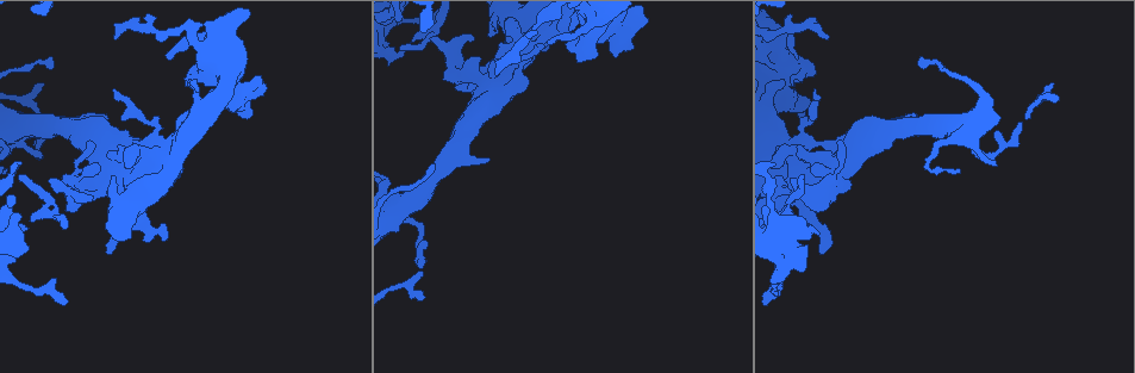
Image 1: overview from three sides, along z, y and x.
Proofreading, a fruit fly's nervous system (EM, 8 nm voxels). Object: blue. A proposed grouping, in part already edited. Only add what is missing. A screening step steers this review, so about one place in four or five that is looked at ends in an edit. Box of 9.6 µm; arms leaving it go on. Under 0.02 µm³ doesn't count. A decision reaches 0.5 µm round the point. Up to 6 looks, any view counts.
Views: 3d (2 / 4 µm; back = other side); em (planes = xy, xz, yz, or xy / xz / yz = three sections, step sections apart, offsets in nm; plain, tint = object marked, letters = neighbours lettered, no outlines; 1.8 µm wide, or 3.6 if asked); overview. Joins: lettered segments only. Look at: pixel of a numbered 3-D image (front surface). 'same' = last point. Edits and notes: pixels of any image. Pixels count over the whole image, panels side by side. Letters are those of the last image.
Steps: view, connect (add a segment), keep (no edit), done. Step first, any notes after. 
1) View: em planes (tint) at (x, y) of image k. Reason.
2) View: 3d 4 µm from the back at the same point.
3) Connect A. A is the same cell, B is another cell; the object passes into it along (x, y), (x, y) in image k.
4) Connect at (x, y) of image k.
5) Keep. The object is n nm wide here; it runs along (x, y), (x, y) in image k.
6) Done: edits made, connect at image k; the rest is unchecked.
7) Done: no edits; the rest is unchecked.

View: em xy step 4 (letters) at (115, 37) of image 1. An open end.

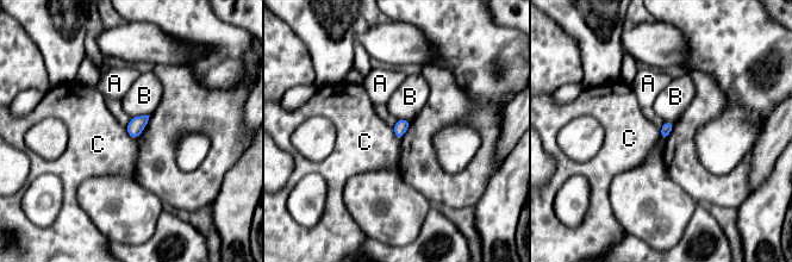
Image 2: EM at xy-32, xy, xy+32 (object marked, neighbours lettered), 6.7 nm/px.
View: em planes (letters) at the same point. Cut it another way.

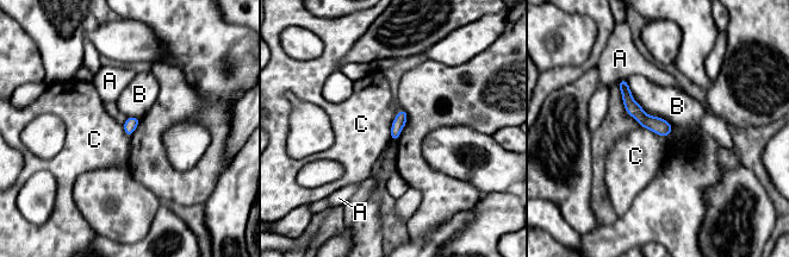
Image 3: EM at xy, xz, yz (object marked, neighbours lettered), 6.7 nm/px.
Keep. A, B and C are other cells; it runs along (622, 82), (629, 104), (665, 132) in image 3; none of them fits.

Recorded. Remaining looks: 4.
View: em 3.6 µm xy step 16 (tint) at (143, 152) of image 1. Calibre changes.

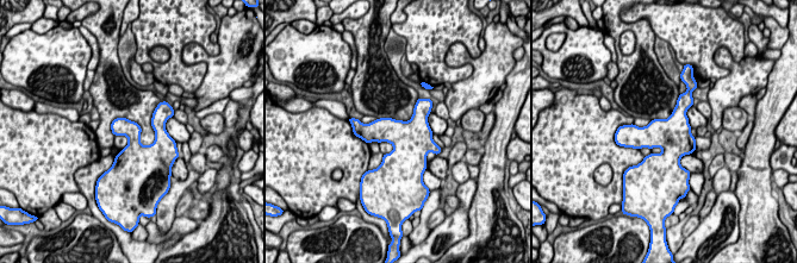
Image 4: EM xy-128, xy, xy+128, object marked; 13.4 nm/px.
View: em 3.6 µm planes (tint) at the same point.

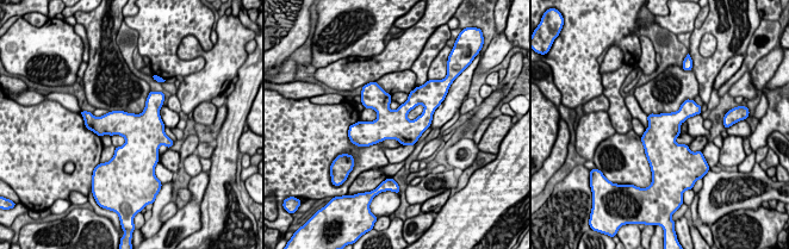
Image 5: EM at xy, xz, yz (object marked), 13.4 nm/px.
View: em 3.6 µm planes (letters) at the same point.

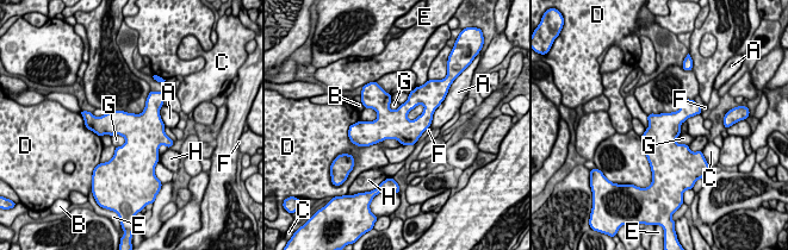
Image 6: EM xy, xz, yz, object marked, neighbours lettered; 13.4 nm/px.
Keep. A, B, C, D, E, F, G and H are other cells; a border runs along (110, 136), (122, 136), (125, 142) in image 6; none of them fits.

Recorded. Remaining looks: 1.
Done: no edits; the rest is unchecked.

